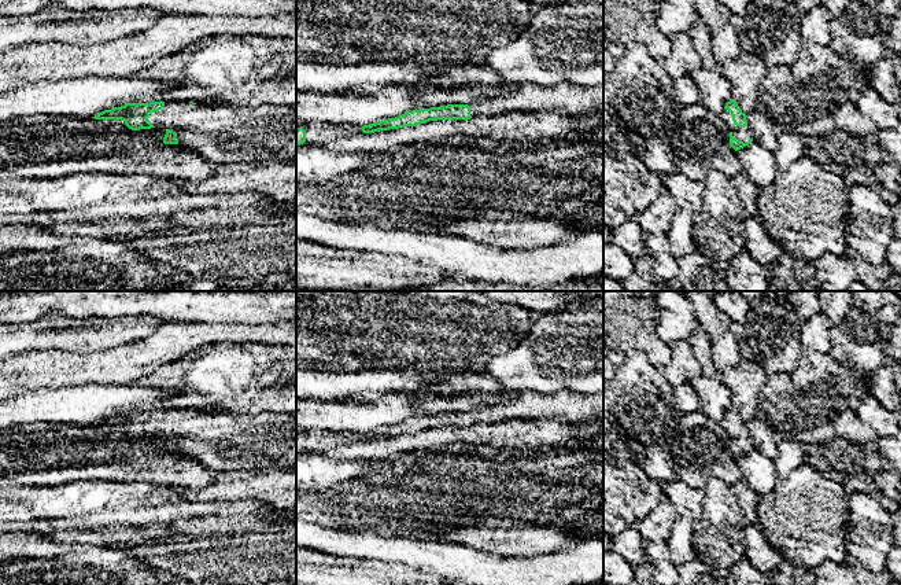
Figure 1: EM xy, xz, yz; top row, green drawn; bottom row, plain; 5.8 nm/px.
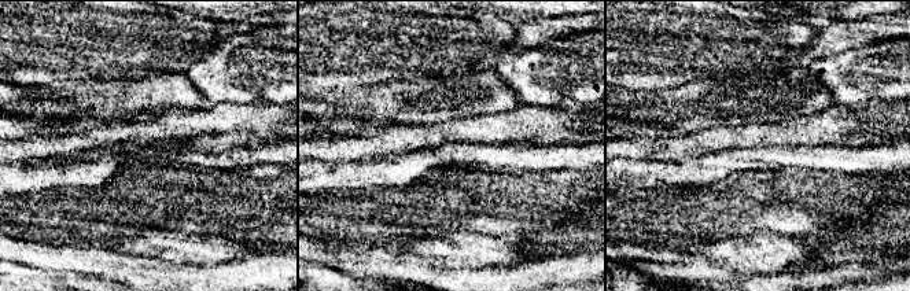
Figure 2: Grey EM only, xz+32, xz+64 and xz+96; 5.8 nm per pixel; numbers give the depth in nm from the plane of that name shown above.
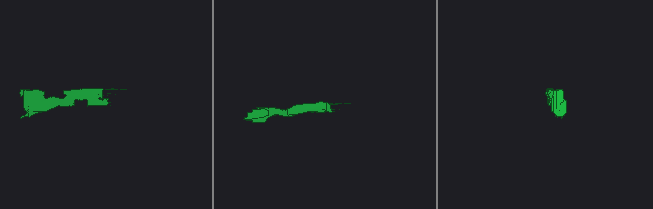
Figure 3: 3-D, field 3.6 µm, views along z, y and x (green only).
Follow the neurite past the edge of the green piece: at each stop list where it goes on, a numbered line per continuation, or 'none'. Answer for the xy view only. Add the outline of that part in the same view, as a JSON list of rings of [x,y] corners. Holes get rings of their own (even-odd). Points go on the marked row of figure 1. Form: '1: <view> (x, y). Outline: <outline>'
1: xy (221, 133). Outline: [[[165,102],[165,107],[151,113],[149,122],[155,128],[165,128],[177,133],[178,144],[193,148],[211,165],[218,163],[255,163],[262,161],[292,161],[296,162],[296,106],[244,107],[226,104],[192,104]]]

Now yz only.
1: yz (741, 133). Outline: [[[725,108],[720,113],[720,117],[728,125],[728,128],[732,132],[732,136],[735,139],[738,139],[743,143],[747,143],[752,139],[752,132],[750,132],[749,124],[745,128],[736,126],[732,121],[731,113]]]

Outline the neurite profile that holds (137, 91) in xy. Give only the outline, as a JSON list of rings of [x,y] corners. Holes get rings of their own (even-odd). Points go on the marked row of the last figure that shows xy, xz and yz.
[[[136,77],[41,80],[0,92],[0,122],[43,114],[92,118],[126,103],[166,102],[165,85]]]

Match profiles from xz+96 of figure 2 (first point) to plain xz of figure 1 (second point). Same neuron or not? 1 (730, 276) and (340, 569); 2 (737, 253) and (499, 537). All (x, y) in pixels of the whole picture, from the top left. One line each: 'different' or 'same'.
1: different
2: same

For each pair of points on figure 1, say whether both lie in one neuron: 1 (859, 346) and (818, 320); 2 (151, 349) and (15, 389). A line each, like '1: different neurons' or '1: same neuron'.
1: different neurons
2: same neuron

